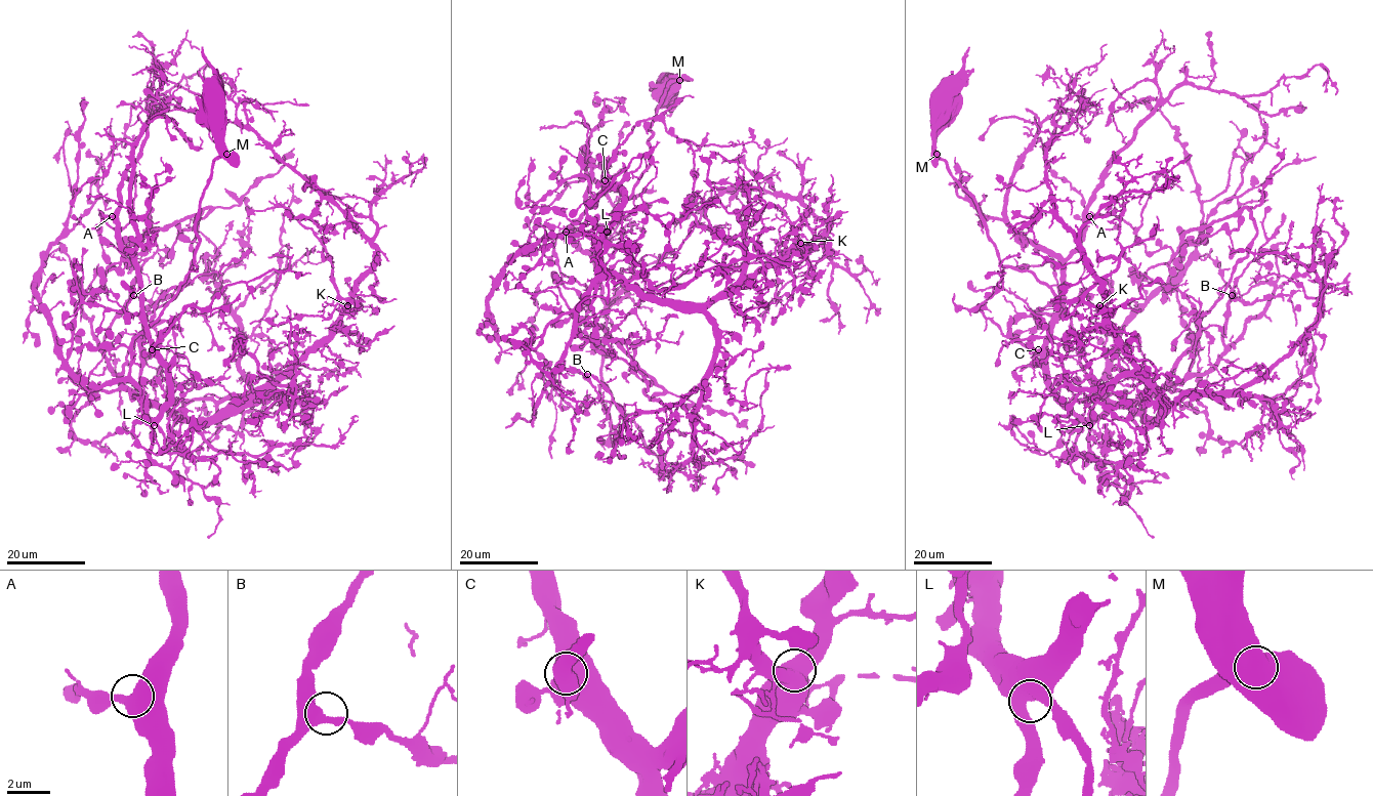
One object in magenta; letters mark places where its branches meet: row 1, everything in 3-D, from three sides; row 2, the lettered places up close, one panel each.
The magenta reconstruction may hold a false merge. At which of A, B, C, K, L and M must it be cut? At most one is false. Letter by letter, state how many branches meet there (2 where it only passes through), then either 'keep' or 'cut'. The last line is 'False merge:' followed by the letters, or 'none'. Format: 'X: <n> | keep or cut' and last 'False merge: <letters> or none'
A: 2 | keep
B: 2 | keep
C: 2 | keep
K: 2 | keep
L: 2 | keep
M: 2 | keep
False merge: none

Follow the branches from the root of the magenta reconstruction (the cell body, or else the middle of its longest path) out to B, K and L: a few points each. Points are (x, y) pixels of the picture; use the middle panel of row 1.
B: (665, 84), (676, 78), (649, 125), (648, 169), (612, 213), (584, 222), (597, 282), (556, 368), (587, 374)
K: (665, 84), (676, 78), (649, 125), (648, 169), (584, 222), (600, 264), (649, 297), (710, 303), (800, 243)
L: (665, 84), (668, 77), (676, 78), (649, 125), (648, 169), (612, 213), (584, 222), (599, 247), (607, 232)

